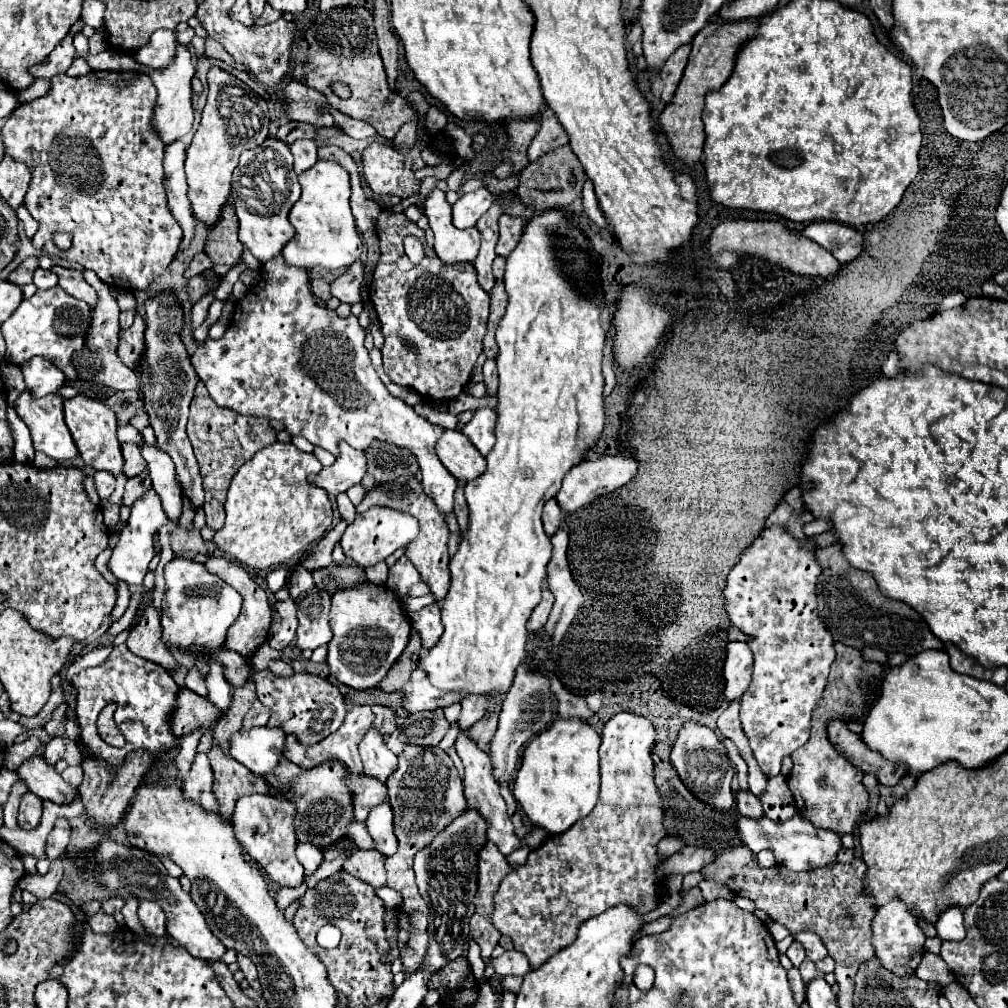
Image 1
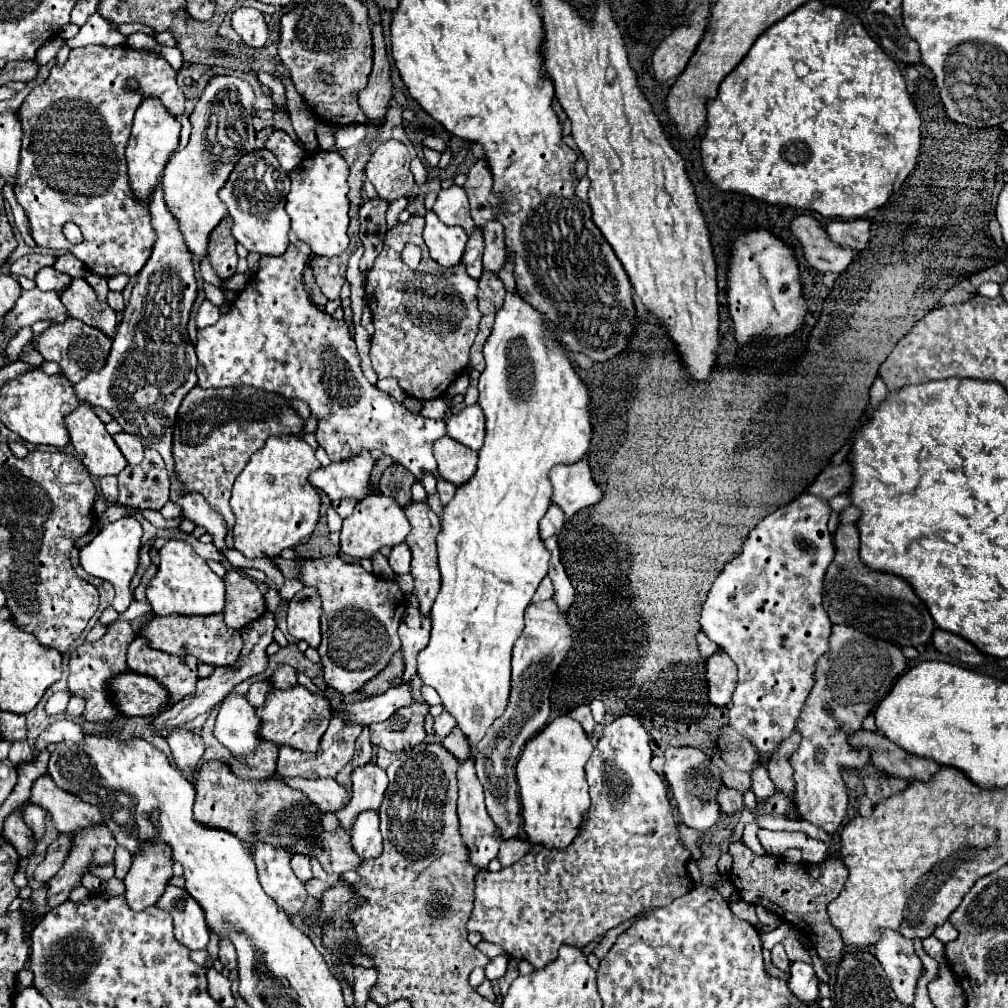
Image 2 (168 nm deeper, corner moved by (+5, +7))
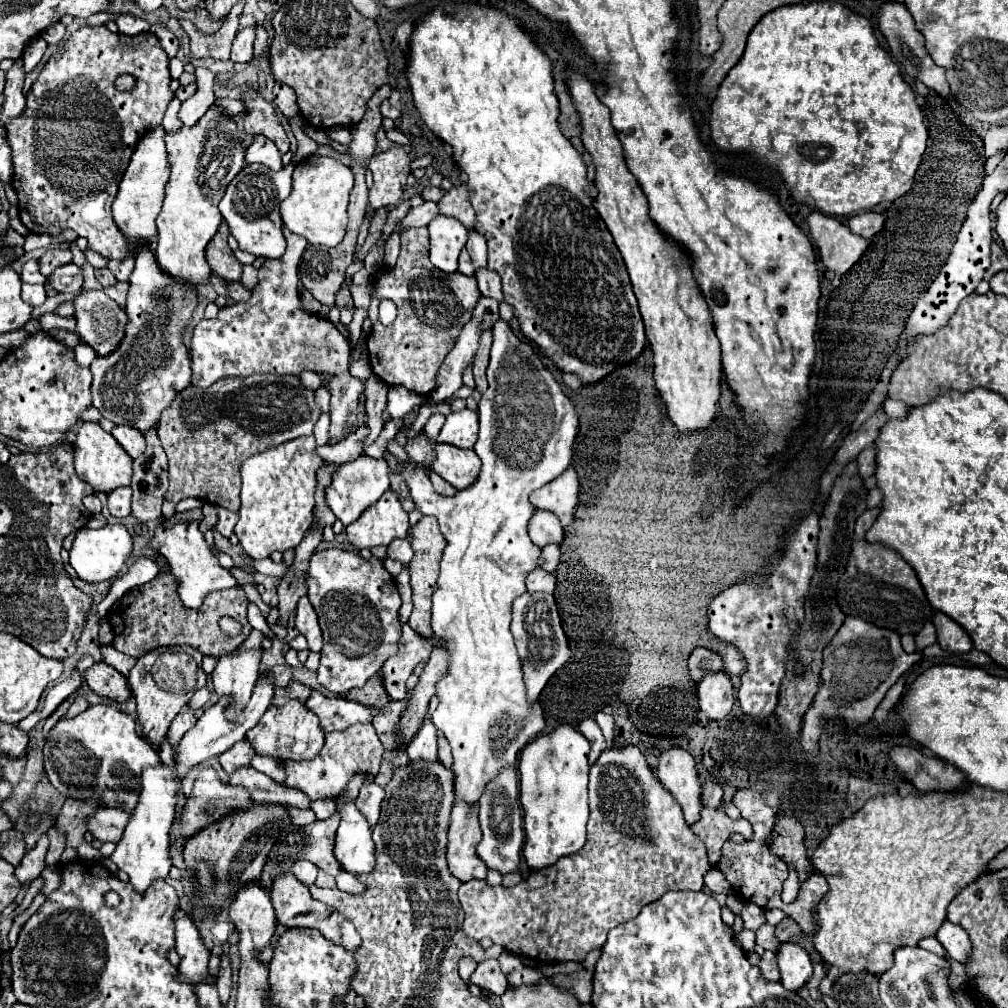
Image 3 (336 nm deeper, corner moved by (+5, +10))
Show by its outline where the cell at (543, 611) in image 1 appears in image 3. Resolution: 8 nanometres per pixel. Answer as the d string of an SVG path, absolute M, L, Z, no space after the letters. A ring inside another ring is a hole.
M541 567L533 569L525 579L525 583L527 583L527 591L543 591L543 593L555 591L555 575L545 573Z

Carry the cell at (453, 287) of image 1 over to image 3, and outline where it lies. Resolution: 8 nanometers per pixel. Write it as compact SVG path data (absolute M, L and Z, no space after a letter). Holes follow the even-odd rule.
M427 227L407 229L401 235L401 253L393 269L381 269L375 275L375 297L371 299L369 319L373 331L367 339L369 363L373 373L387 385L401 385L419 395L427 395L435 387L435 373L441 361L453 349L459 331L471 319L479 301L475 277L461 273L441 273L429 261L429 233ZM389 299L397 305L397 317L391 325L381 325L377 307L379 301Z

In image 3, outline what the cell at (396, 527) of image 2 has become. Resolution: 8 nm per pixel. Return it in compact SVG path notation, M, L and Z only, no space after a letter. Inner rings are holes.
M391 489L385 491L377 503L369 505L361 517L345 529L345 533L357 549L371 549L389 545L393 539L405 539L409 533L409 519L397 493Z

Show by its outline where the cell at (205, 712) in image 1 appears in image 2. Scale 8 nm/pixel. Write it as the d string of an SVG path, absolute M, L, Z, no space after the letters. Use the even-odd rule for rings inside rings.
M129 672L117 680L117 704L125 716L157 716L169 706L169 692L153 676Z

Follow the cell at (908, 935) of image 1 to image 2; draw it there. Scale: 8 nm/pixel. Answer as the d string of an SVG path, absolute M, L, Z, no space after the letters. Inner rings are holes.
M881 928L879 932L879 942L871 950L891 980L897 998L903 1004L913 1004L917 980L923 974L923 964L913 950L913 942L891 928Z

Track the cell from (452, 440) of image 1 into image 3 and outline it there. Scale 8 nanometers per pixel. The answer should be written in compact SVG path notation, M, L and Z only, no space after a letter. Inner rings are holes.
M435 445L435 461L431 465L431 471L435 471L439 477L443 477L447 483L451 483L457 491L467 489L473 485L479 477L481 461L477 453L471 449L453 449L453 445Z

